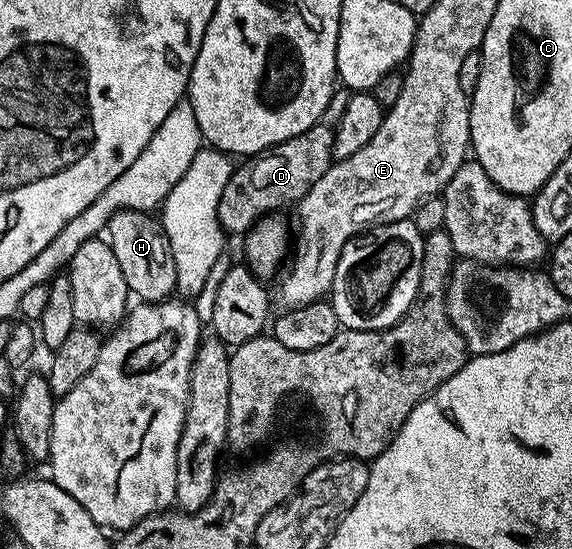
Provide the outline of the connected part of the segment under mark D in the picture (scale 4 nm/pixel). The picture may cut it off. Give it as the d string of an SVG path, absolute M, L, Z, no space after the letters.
M336 90L331 96L329 106L325 106L325 114L309 130L289 138L285 142L275 144L266 152L254 157L247 168L236 167L231 173L229 182L221 196L219 203L219 225L224 233L240 232L246 234L251 231L257 221L268 214L278 213L278 208L298 205L305 193L329 170L333 163L333 142L335 141L335 127L345 114L345 104L349 102L351 92Z

